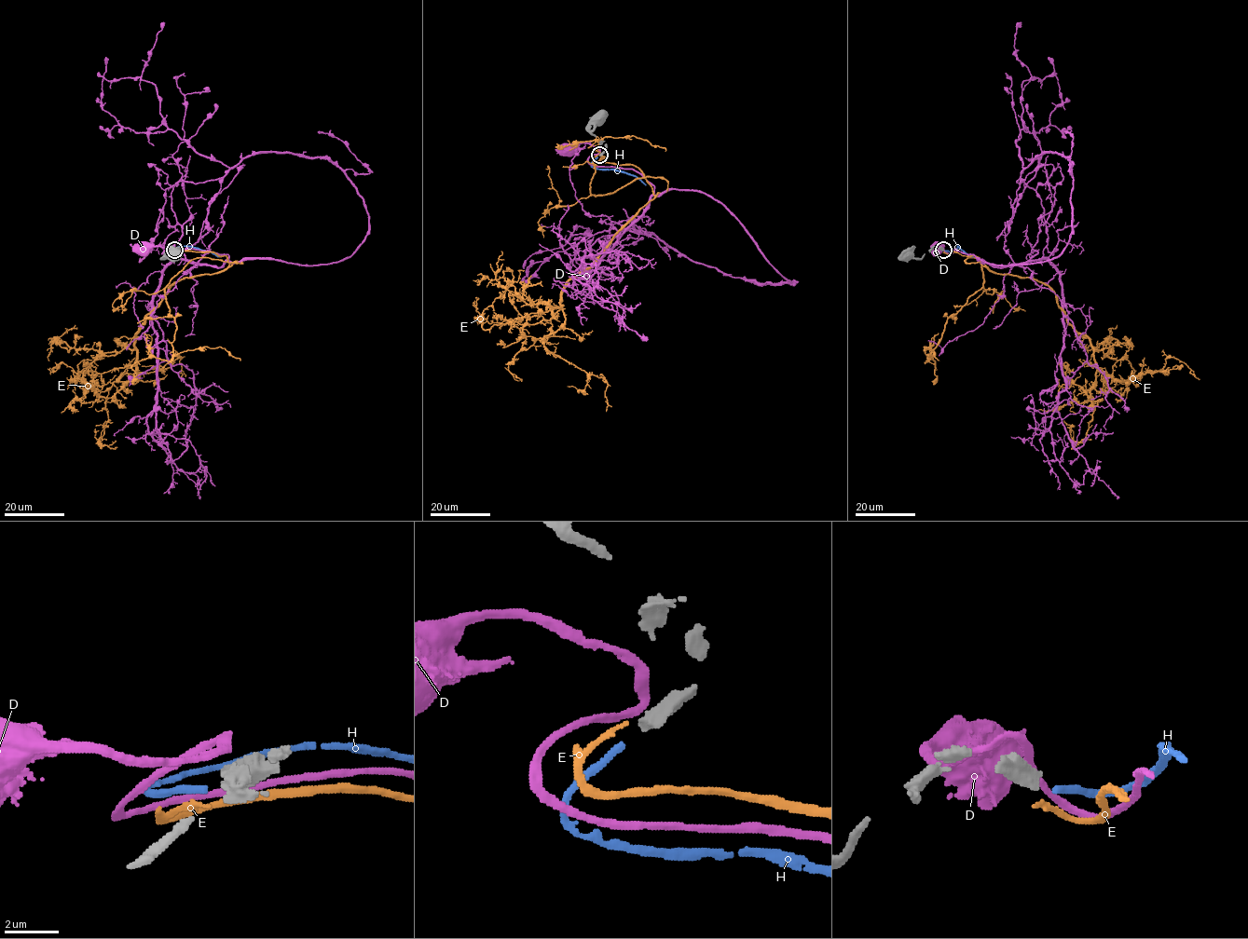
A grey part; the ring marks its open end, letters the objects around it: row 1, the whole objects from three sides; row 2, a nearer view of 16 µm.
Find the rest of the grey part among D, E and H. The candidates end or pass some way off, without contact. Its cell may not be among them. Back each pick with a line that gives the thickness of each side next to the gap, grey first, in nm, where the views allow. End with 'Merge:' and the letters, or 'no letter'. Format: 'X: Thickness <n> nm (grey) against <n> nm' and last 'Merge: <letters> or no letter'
H: Thickness 550 nm (grey) against 260 nm
Merge: H

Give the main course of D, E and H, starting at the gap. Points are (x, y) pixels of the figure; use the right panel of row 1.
D: (942, 247), (931, 247), (936, 248)
E: (943, 252), (1045, 283), (1089, 338), (1096, 367), (1113, 378), (1160, 371), (1175, 358), (1200, 379)
H: (945, 251), (955, 250), (958, 246), (973, 256)

